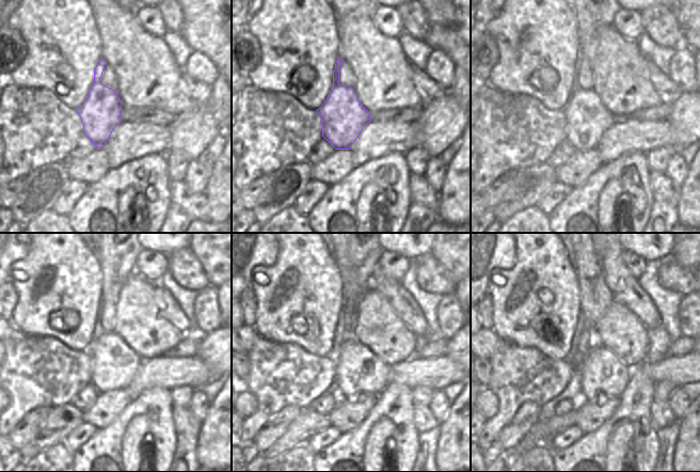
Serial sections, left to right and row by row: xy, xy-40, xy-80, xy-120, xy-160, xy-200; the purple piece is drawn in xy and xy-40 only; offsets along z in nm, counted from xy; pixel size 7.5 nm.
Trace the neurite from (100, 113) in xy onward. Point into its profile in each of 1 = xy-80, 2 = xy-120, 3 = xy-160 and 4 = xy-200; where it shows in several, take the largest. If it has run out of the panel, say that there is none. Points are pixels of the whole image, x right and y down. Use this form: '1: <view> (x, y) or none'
1: xy-80 (586, 118)
2: xy-120 (114, 364)
3: xy-160 (358, 370)
4: xy-200 (602, 372)

